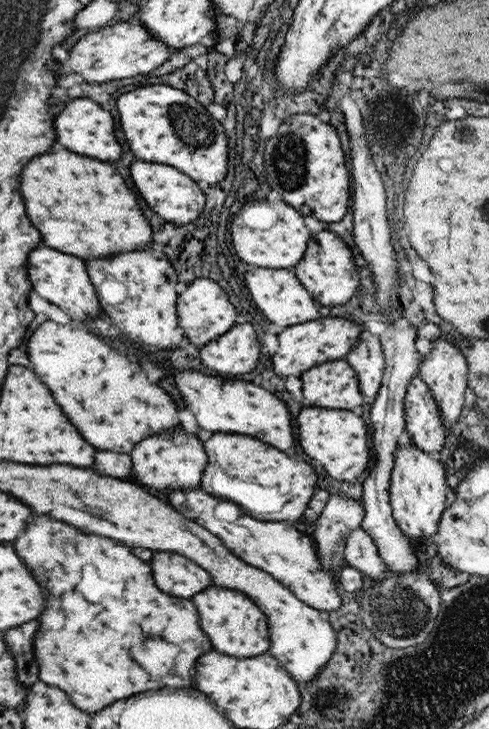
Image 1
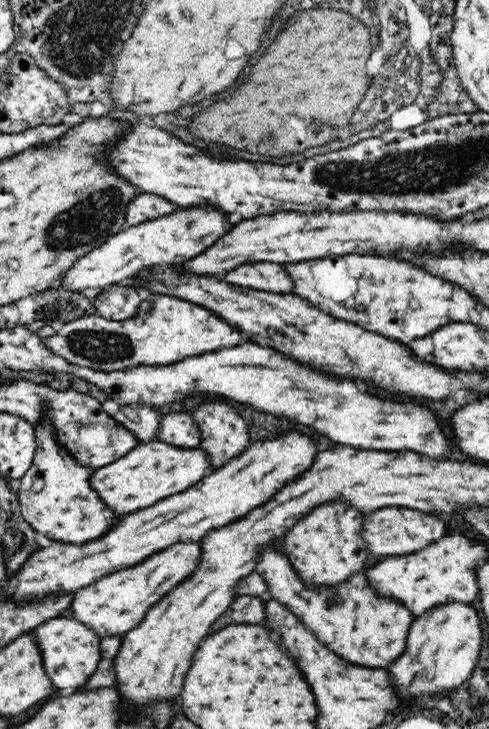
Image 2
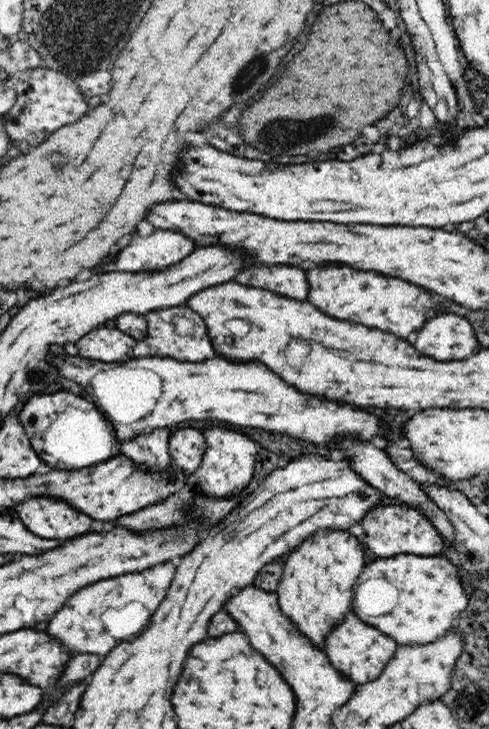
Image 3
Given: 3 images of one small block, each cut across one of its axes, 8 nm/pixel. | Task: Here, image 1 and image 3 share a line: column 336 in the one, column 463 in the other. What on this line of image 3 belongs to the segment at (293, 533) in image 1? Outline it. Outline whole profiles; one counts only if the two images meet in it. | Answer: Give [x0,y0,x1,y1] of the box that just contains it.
[354,554,470,644]

